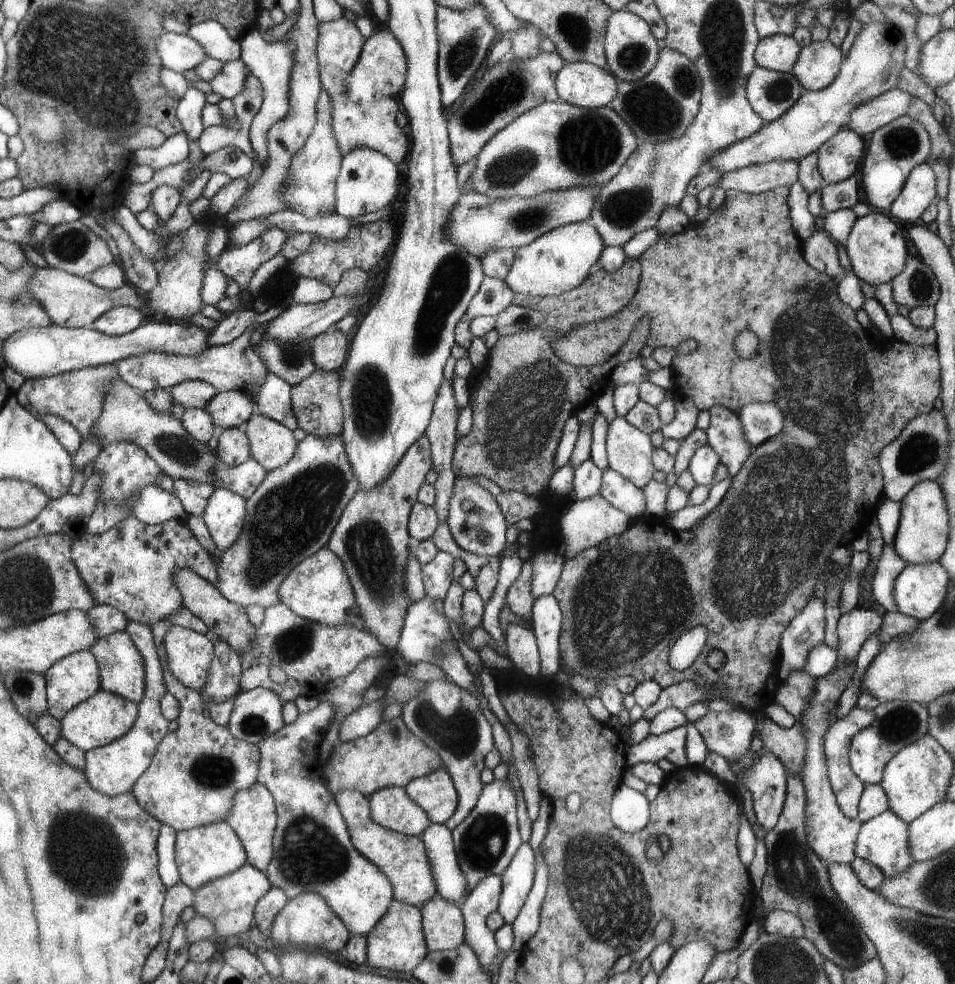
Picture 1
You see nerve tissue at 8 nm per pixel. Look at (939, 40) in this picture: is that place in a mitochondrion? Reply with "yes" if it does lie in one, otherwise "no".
no

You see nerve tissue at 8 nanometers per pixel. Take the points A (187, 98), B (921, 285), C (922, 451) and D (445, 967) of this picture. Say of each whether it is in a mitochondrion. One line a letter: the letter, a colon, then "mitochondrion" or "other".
A: other
B: mitochondrion
C: mitochondrion
D: mitochondrion

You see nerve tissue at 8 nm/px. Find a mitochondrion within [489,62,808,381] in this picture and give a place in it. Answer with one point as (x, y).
(656, 110)

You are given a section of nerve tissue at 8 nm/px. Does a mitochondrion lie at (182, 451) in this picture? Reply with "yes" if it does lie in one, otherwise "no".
yes

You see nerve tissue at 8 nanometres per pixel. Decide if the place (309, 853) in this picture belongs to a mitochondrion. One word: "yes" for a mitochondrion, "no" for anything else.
yes

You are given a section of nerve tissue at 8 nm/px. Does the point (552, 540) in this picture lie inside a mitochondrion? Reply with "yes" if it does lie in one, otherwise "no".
no

